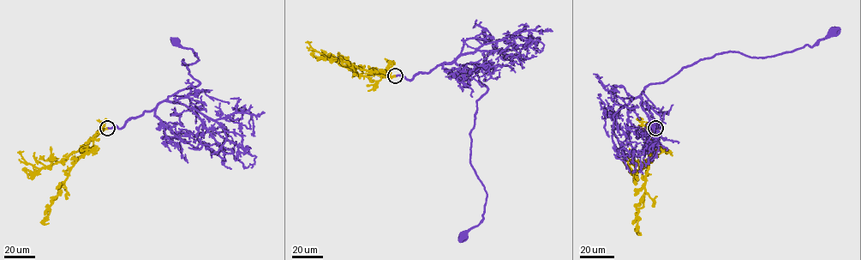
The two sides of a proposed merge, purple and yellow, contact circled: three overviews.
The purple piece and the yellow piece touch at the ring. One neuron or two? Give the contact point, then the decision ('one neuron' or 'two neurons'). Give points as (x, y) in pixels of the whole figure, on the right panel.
place (655, 128); one neuron

